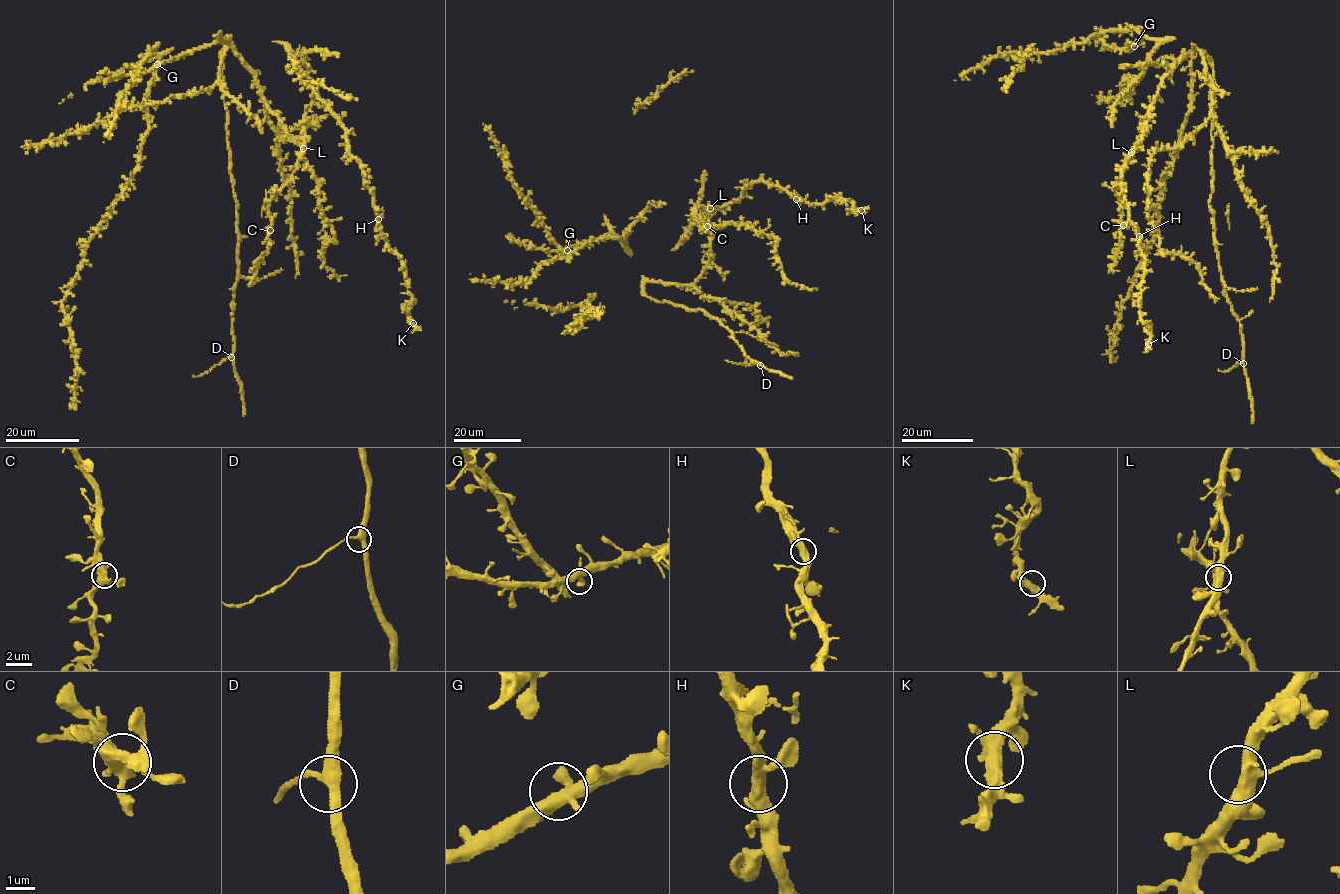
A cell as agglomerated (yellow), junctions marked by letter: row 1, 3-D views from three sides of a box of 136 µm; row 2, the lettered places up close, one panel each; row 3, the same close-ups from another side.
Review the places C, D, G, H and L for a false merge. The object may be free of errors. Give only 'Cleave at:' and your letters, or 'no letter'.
Cleave at: no letter

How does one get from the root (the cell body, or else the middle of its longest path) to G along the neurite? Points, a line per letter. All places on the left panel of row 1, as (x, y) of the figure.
G: (194, 94), (210, 89), (216, 82), (224, 42), (189, 50), (157, 64)

